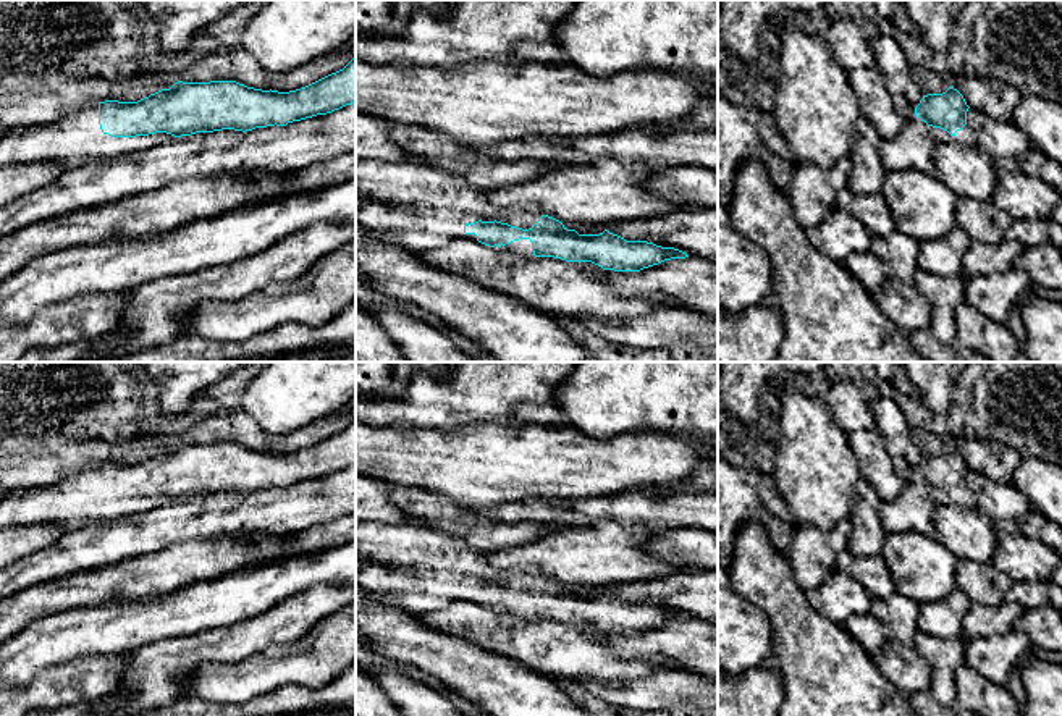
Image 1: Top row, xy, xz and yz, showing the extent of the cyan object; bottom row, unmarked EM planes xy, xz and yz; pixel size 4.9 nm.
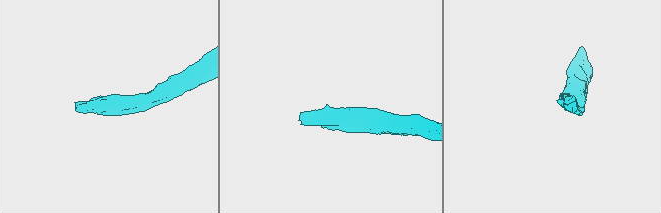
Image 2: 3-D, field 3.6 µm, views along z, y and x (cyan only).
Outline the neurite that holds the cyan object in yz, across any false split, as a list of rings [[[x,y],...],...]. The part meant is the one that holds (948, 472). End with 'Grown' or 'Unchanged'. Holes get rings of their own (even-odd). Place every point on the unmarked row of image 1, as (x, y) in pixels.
[[[952,448],[942,456],[923,457],[915,478],[929,488],[936,506],[975,508],[976,498],[967,486],[968,467]]]. Grown

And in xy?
[[[356,419],[343,432],[289,454],[254,451],[236,443],[178,443],[170,451],[162,451],[137,464],[89,465],[53,486],[6,491],[0,498],[0,529],[42,524],[70,532],[91,522],[147,512],[181,498],[221,491],[246,495],[275,486],[286,488],[293,483],[331,475],[351,465],[356,465]]]. Grown

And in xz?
[[[356,520],[356,562],[360,590],[417,617],[454,601],[470,601],[529,621],[592,624],[614,634],[640,634],[689,619],[674,609],[626,603],[608,592],[579,596],[548,577],[498,572],[466,540],[422,524]]]. Grown

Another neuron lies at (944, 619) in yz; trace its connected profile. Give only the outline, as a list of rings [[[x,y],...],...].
[[[955,588],[944,600],[920,604],[918,632],[938,638],[962,638],[963,617],[971,600],[962,590]]]

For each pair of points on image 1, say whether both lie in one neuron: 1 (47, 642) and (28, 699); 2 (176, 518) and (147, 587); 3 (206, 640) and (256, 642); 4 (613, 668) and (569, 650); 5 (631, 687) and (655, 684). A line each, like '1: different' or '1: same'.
1: different
2: different
3: same
4: same
5: same

